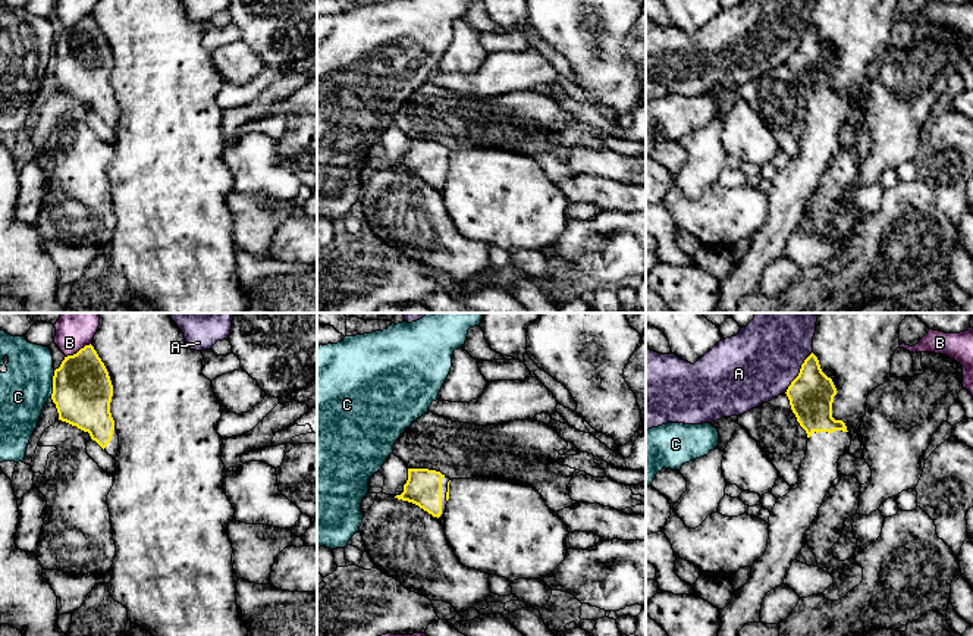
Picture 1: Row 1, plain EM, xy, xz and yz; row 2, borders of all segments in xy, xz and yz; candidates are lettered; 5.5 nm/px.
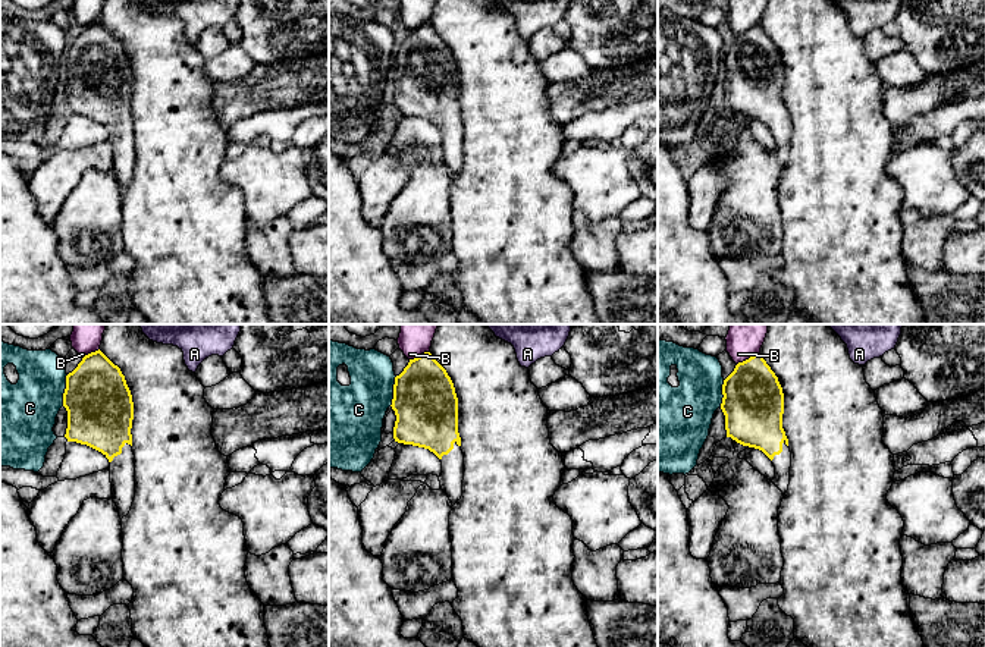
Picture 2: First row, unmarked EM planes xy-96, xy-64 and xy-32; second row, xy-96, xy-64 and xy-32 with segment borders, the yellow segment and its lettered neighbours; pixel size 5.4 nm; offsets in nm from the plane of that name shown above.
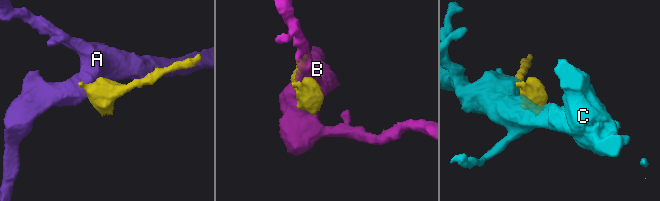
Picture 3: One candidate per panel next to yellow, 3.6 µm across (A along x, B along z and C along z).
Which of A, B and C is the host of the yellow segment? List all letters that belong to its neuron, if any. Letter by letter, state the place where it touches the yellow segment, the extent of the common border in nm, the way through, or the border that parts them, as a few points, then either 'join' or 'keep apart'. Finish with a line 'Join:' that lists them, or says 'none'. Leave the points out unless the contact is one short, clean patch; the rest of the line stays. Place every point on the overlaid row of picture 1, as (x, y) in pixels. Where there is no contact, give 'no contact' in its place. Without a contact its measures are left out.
A: meets yellow in yz at (800, 372); contact 280 nm long; border along yz (812, 351), (802, 365), (799, 375), (784, 392); keep apart
B: meets yellow in xy at (79, 350); contact 160 nm long; keep apart
C: meets yellow in xy at (53, 384); contact 150 nm long; keep apart
Join: none

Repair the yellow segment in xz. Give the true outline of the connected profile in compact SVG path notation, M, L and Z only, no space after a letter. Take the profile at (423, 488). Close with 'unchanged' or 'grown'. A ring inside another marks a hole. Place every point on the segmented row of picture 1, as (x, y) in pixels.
M408 469L404 492L395 498L412 502L433 517L442 518L449 499L449 482L449 477L436 470Z; grown

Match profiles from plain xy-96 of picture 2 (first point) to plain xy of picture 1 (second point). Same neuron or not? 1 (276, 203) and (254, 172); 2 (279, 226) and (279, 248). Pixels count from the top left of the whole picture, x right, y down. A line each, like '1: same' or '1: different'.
1: same
2: different

